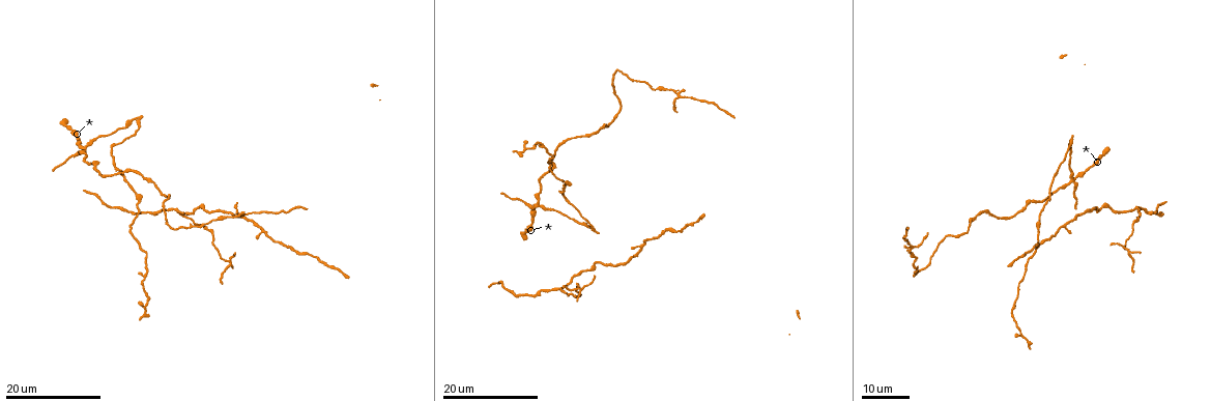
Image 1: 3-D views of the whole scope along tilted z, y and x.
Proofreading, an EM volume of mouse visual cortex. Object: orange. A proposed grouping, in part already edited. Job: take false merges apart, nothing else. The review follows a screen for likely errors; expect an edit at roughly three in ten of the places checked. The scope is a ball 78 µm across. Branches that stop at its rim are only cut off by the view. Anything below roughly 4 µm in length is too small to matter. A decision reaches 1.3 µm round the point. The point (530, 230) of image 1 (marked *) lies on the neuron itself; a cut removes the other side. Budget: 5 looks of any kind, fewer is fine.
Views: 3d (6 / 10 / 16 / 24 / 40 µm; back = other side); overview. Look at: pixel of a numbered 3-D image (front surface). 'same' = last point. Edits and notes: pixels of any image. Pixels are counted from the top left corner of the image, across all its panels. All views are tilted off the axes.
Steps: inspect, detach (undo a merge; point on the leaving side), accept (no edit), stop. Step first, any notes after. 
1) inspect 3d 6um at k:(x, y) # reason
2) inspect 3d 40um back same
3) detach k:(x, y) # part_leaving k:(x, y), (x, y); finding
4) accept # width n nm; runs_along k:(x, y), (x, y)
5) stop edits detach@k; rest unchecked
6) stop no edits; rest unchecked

inspect 3d 16um at 1:(1073, 181) # four or more arms meet

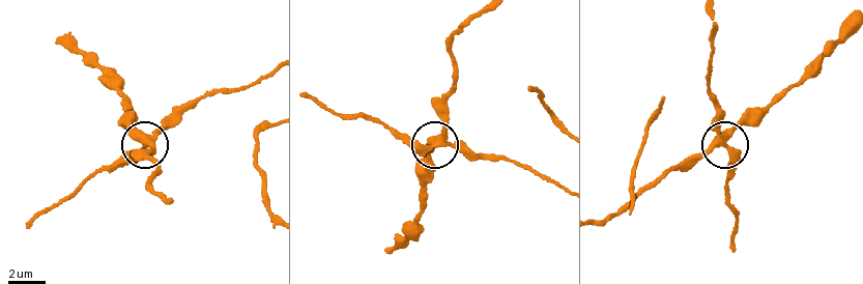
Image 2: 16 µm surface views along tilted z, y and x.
inspect 3d 6um at 2:(445, 138)

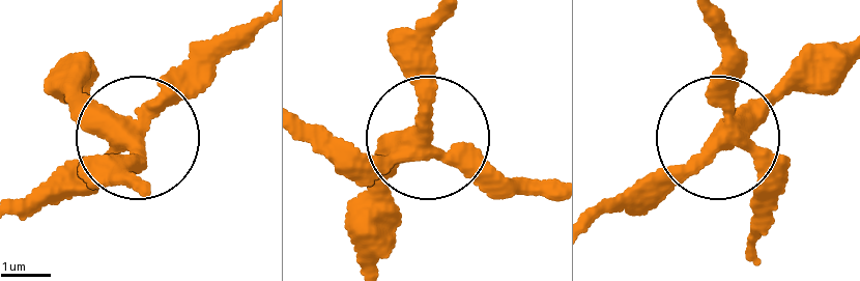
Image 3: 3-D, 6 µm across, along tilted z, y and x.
detach 3:(344, 169) # side_arm 74 um; part_leaving 3:(416, 151), (549, 180); two neurons meet here

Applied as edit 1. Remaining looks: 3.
inspect 3d 16um at 1:(116, 208) # sudden change in width

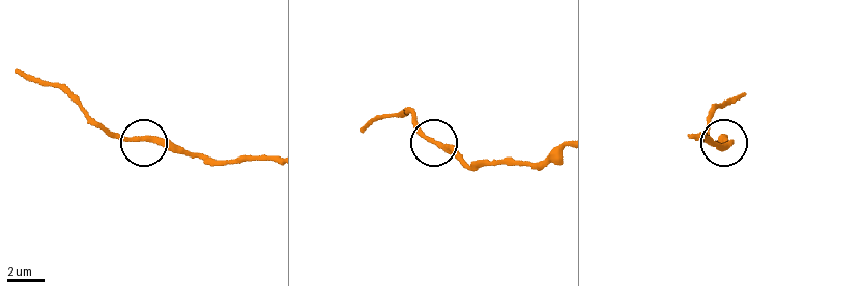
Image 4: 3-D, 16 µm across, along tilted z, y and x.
inspect 3d 10um at 4:(438, 142)

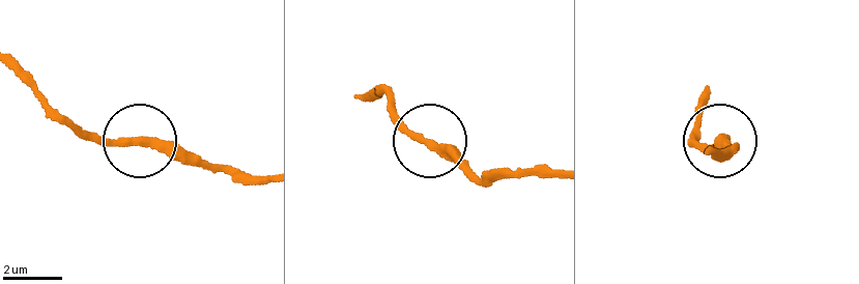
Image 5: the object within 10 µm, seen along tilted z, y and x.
accept # width 260 nm; one neuron here

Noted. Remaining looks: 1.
stop edits detach@3; rest unchecked

